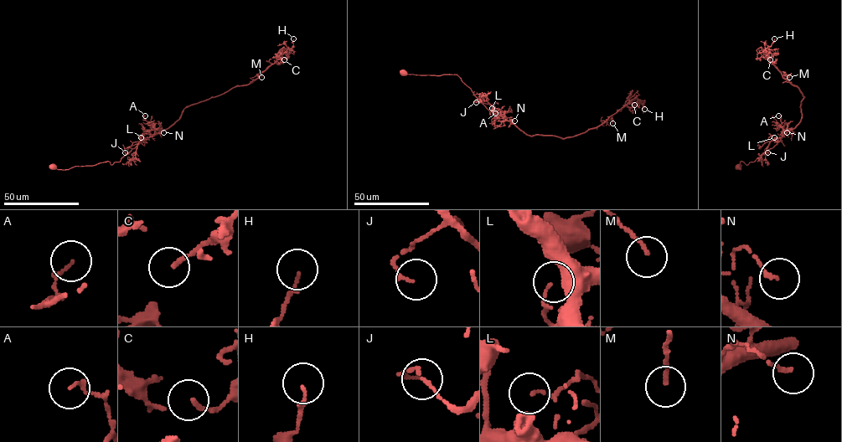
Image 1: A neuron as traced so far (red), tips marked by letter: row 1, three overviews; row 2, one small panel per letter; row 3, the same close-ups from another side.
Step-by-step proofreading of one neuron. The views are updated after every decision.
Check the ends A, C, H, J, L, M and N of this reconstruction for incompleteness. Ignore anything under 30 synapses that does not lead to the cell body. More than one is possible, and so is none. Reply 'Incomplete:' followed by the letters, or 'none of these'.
Incomplete: none of these

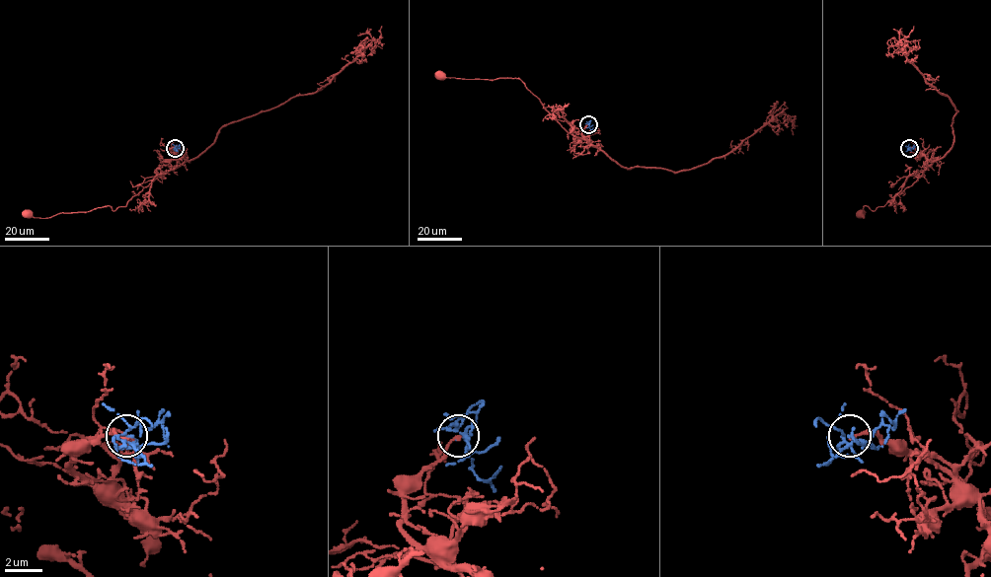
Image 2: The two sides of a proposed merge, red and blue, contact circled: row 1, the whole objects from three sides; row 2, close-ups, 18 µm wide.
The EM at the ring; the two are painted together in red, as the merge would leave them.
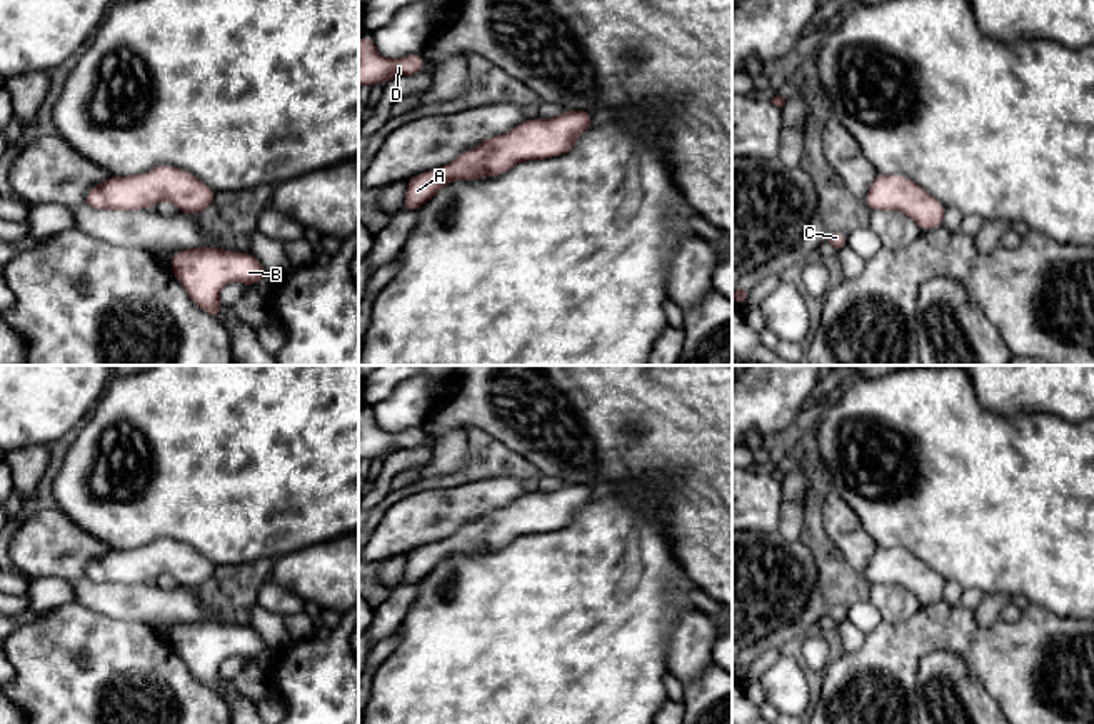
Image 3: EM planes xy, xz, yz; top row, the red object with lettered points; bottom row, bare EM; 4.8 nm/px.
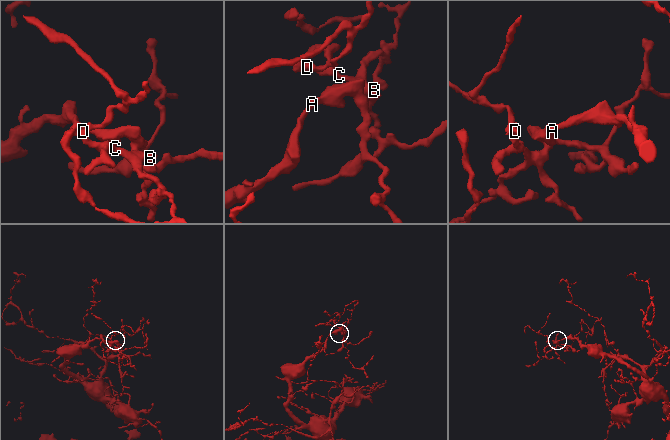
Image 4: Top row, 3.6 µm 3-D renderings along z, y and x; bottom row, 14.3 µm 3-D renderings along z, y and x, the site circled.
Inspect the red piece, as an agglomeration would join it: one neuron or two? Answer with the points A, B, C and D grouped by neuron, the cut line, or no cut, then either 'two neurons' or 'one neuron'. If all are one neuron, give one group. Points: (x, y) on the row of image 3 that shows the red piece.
A B C D; no cut; one neuron

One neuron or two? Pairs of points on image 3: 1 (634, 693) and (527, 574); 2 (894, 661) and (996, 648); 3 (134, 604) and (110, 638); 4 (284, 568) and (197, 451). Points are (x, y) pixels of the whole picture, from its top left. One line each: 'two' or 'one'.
1: one
2: one
3: two
4: two

